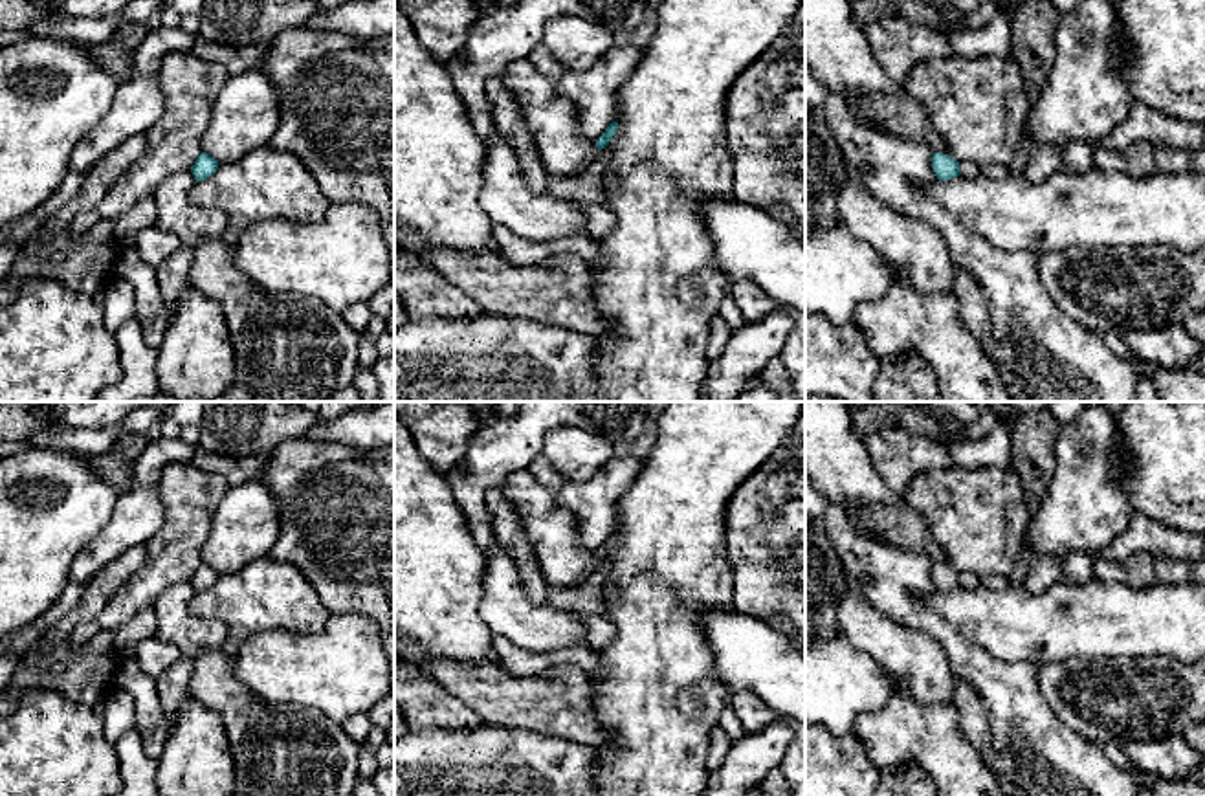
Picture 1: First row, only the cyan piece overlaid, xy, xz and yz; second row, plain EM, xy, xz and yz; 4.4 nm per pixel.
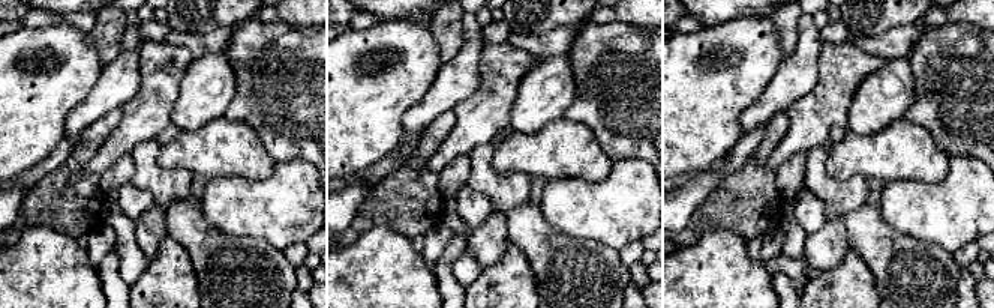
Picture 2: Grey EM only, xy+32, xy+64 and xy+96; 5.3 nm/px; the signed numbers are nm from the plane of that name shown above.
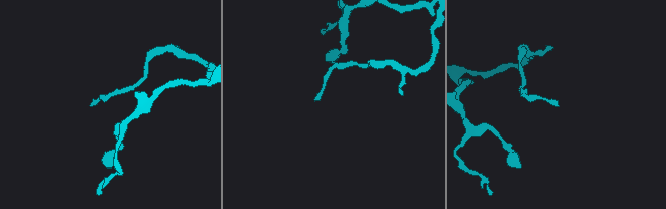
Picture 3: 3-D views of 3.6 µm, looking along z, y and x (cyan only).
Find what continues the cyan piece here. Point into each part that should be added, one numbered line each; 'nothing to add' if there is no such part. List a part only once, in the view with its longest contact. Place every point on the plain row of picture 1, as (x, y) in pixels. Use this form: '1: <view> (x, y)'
nothing to add

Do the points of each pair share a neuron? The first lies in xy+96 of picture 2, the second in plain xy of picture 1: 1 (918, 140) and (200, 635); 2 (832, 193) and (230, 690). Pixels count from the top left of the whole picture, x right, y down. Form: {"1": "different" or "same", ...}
{"1": "different", "2": "different"}

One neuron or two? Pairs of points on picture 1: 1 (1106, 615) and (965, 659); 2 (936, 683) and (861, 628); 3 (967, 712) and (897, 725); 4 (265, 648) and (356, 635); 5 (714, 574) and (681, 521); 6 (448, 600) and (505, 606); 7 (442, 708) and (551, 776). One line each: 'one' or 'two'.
1: two
2: one
3: two
4: one
5: one
6: two
7: two

